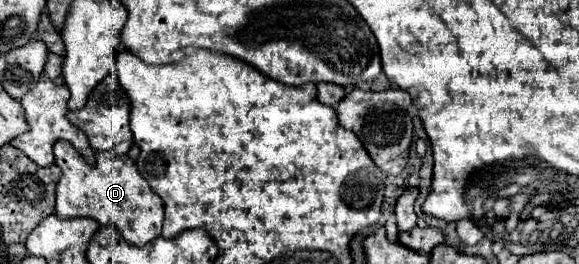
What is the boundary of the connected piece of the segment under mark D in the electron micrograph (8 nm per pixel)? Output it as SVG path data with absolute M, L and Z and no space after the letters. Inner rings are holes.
M57 141L55 163L61 167L61 179L57 181L55 191L55 213L59 217L91 217L101 225L113 223L131 245L145 245L153 241L153 237L161 235L165 203L137 173L137 165L131 157L121 157L113 151L99 151L95 155L95 165L91 165L73 149L69 141Z

